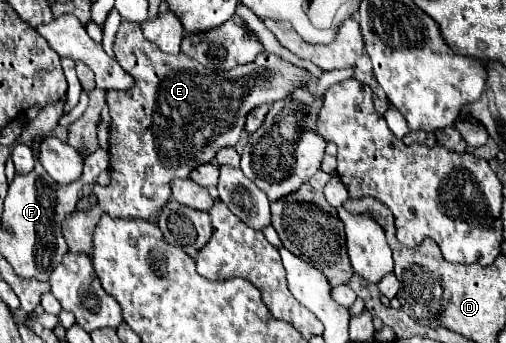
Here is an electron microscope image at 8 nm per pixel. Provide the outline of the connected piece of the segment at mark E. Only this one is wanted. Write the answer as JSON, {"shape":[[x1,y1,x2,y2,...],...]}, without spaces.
{"shape":[[122,21,120,29,118,29,118,33,116,33,114,55,116,55,116,61,124,67,124,71,128,71,128,73,134,77,136,85,134,85,134,89,130,89,130,93,126,93,126,91,108,91,108,93,106,93,106,105,108,105,110,115,112,115,112,125,110,125,110,177,112,177,112,183,110,183,108,187,98,186,93,188,93,192,98,198,98,205,96,205,94,209,86,211,86,213,74,211,74,213,64,221,62,231,64,231,64,237,66,237,68,249,70,249,72,253,88,253,88,255,90,255,90,251,92,251,92,231,94,231,94,227,96,227,96,223,98,223,98,219,100,219,102,213,110,213,110,217,126,217,126,219,148,219,148,221,154,221,158,209,162,209,162,207,168,203,168,199,172,197,172,193,170,193,170,181,172,181,174,177,188,177,190,171,192,171,196,165,210,163,210,161,214,159,214,155,218,153,218,149,228,147,228,145,234,147,234,145,238,143,238,139,240,139,242,129,244,129,244,119,246,119,246,115,248,115,256,105,280,101,280,99,284,99,286,95,292,95,292,91,296,91,298,87,312,83,312,75,310,75,306,69,296,67,296,65,292,65,290,61,286,61,286,59,282,59,282,57,278,57,278,55,274,55,274,53,268,53,268,51,262,51,260,57,256,57,256,61,246,63,246,65,242,65,242,67,234,67,234,69,230,69,230,71,226,71,226,73,216,73,216,71,204,69,204,65,200,65,196,59,192,59,192,57,188,57,188,55,184,55,184,53,168,55,168,53,160,51,156,45,152,45,148,39,142,37,140,25,128,23,128,21]]}

